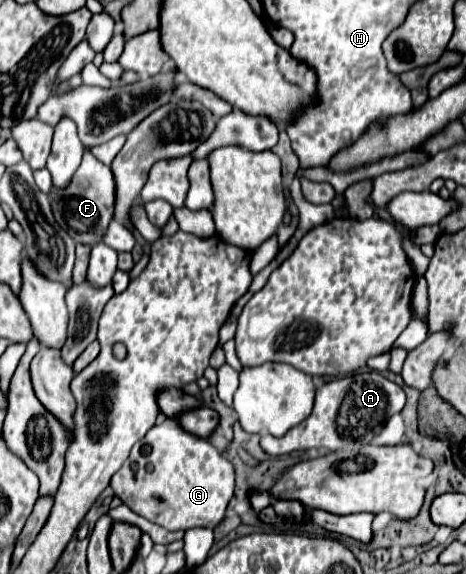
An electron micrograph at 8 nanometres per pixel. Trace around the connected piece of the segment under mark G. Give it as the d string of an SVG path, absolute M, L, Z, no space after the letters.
M165 419L131 449L129 459L113 475L115 495L145 519L167 531L187 531L193 527L217 527L225 519L227 505L235 489L233 465L201 437L185 433L175 419Z

